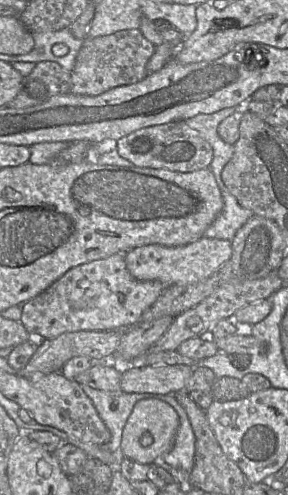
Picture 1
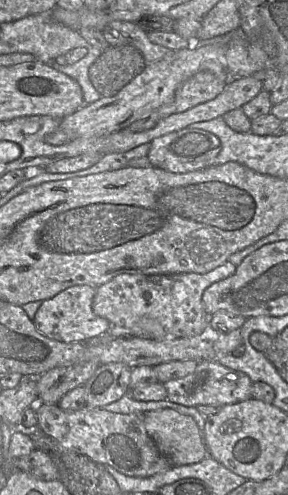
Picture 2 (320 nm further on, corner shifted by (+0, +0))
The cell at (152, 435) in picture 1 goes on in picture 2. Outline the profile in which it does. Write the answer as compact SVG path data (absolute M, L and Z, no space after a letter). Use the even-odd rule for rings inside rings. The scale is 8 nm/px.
M172 408L152 410L144 413L144 425L172 466L195 464L208 456L203 434L189 415Z

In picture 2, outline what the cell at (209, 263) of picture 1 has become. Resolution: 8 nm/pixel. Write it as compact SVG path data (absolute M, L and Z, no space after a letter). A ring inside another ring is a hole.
M230 261L216 267L205 274L177 273L177 274L119 274L110 281L96 288L93 299L93 311L96 315L109 322L109 333L112 337L143 337L159 340L166 337L183 338L207 335L210 316L205 312L202 296L211 284L231 276L236 267Z

